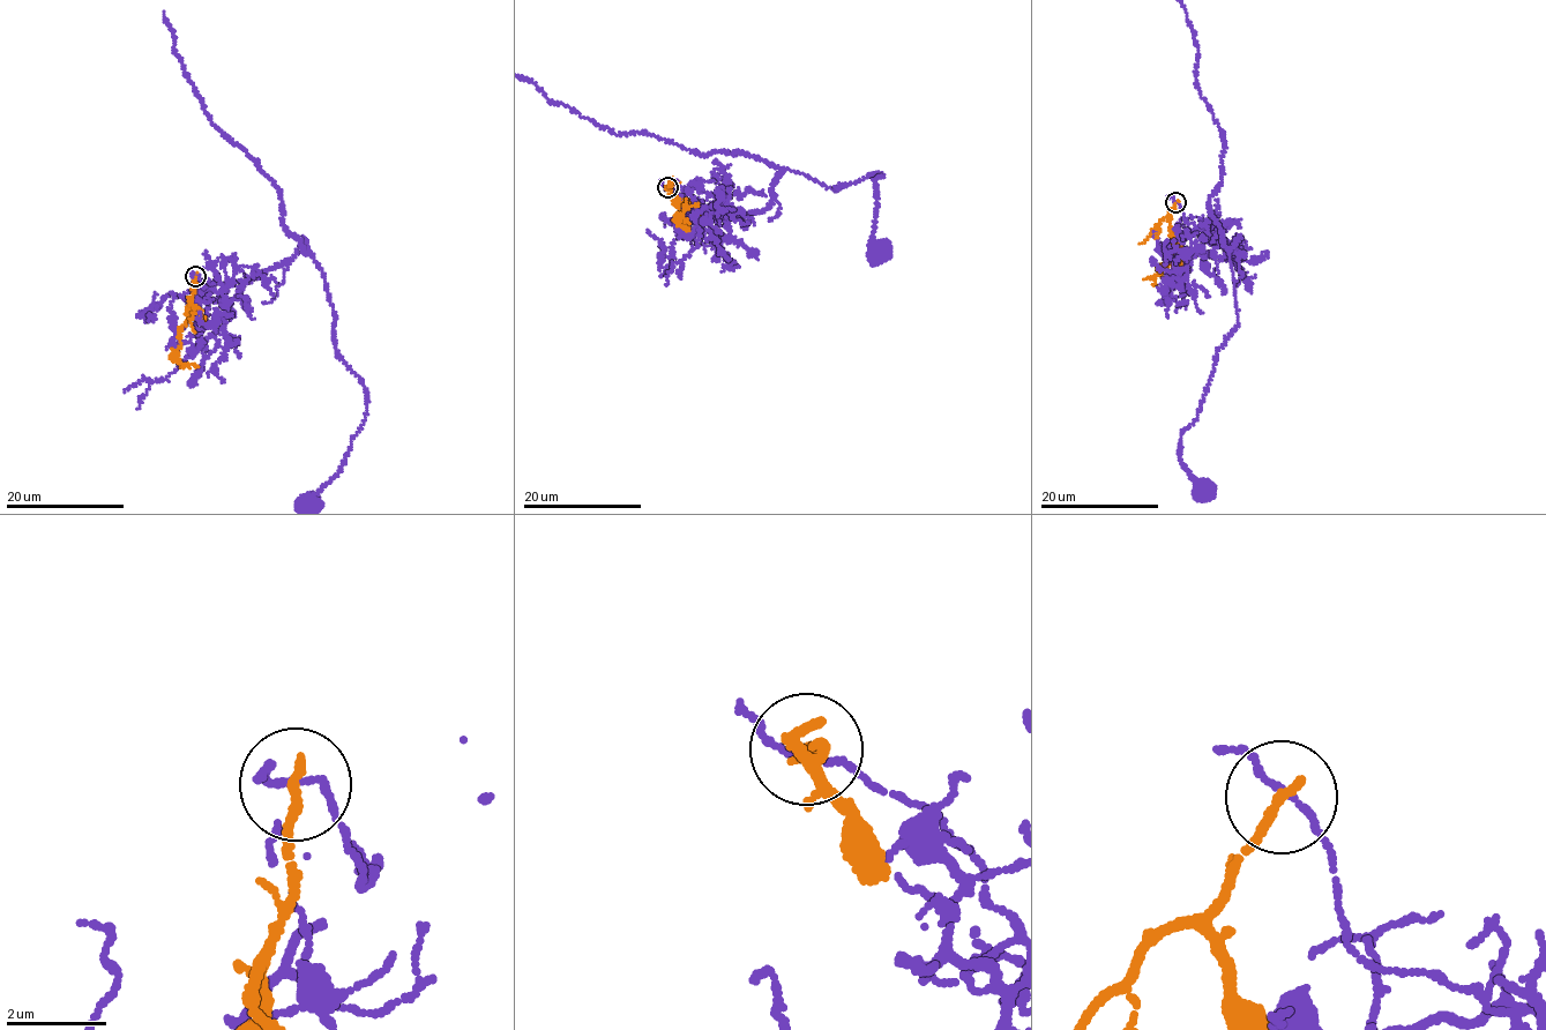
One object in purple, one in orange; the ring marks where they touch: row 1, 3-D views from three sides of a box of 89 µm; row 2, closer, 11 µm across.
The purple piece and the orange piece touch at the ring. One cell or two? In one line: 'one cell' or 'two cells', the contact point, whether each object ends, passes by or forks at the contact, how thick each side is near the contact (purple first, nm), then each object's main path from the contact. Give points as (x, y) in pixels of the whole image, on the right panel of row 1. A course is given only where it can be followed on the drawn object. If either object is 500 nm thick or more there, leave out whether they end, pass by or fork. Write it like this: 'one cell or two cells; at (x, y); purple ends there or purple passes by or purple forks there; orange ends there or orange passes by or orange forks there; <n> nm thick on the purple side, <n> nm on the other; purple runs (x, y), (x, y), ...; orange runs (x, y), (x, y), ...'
two cells; at (1175, 202); purple passes by; orange ends there; 110 nm thick on the purple side, 220 nm on the other; purple runs (1177, 202), (1207, 241), (1245, 256), (1235, 243), (1238, 327), (1181, 432), (1182, 465), (1205, 489); orange runs (1175, 202), (1167, 221), (1180, 263), (1172, 267), (1162, 266), (1154, 277), (1154, 285)

